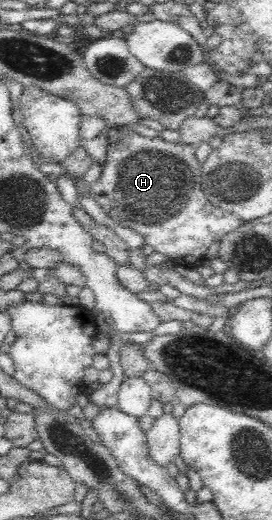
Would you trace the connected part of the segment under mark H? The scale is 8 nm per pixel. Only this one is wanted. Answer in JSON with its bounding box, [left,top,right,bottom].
[88,128,242,268]

